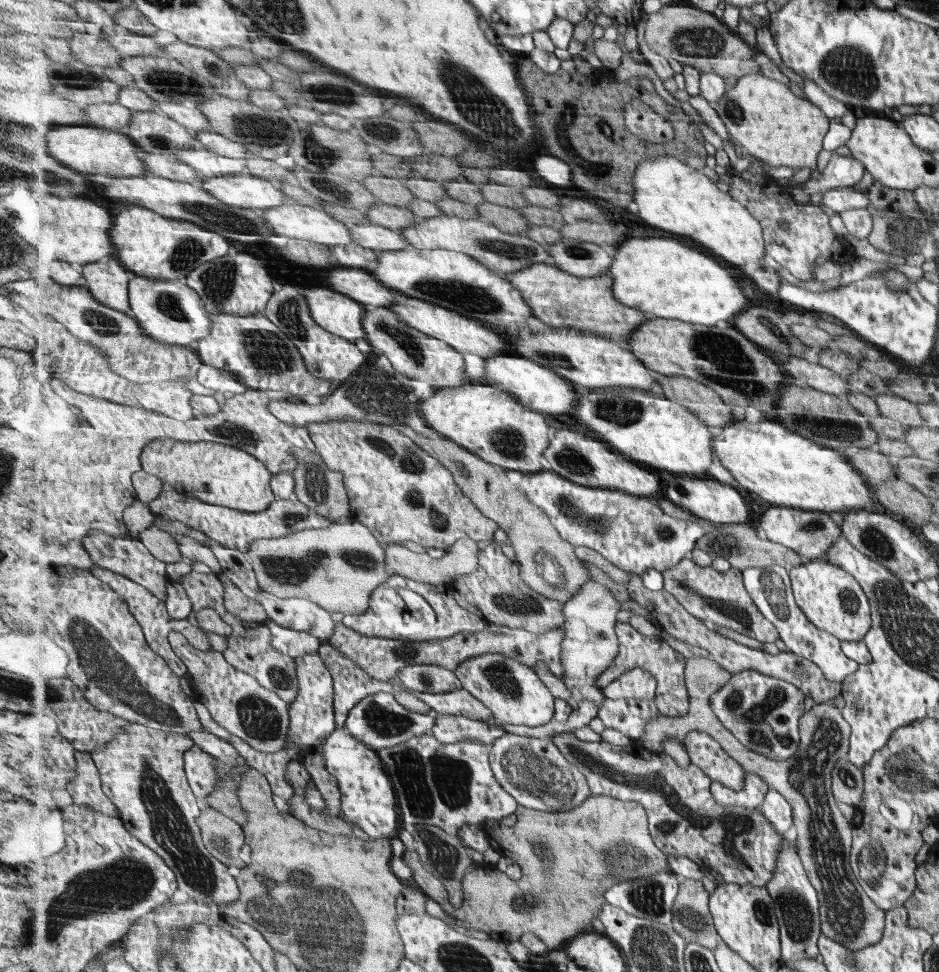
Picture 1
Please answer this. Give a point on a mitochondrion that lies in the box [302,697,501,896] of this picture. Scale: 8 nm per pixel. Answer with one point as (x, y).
(454, 776)

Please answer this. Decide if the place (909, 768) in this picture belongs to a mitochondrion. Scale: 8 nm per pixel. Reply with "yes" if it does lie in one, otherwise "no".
yes

